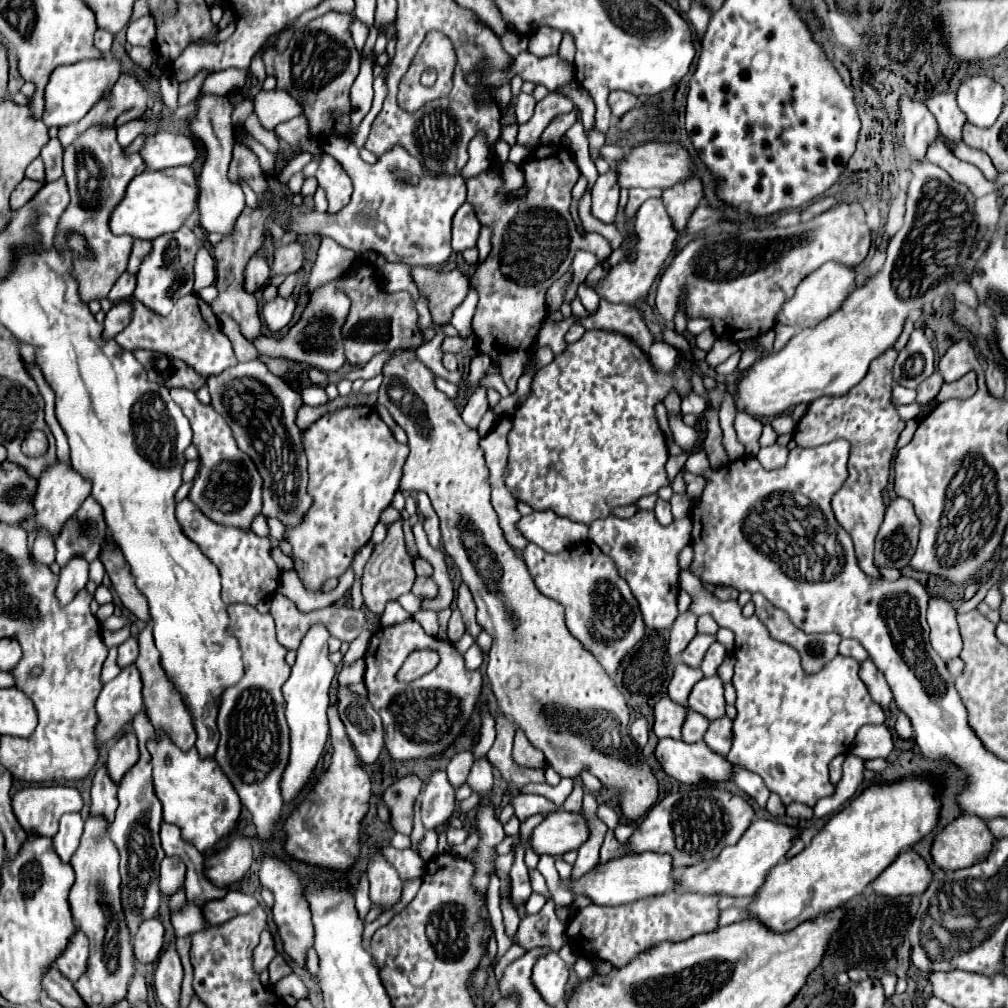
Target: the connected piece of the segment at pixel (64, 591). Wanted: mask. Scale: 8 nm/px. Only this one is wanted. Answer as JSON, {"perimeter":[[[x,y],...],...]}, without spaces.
{"perimeter":[[[74,557],[68,561],[66,567],[60,571],[60,581],[56,587],[56,597],[62,605],[66,605],[80,587],[86,587],[88,583],[88,563],[84,563],[82,557]]]}

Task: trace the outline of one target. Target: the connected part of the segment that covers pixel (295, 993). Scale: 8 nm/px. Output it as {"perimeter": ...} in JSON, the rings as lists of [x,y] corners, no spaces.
{"perimeter":[[[296,973],[286,975],[284,979],[280,979],[280,983],[276,983],[274,989],[276,989],[278,997],[284,997],[284,995],[292,995],[296,999],[306,999],[308,997],[308,989]]]}

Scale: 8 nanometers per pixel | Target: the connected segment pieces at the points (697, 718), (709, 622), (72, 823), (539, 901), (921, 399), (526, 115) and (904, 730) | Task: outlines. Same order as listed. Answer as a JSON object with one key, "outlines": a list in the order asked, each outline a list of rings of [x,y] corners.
{"outlines":[[[[688,711],[688,719],[682,727],[682,737],[686,743],[698,743],[704,739],[704,733],[708,729],[710,721],[704,719],[704,715],[694,715],[692,711]]],[[[702,615],[702,617],[698,617],[698,633],[716,635],[716,631],[718,631],[718,623],[716,623],[710,615]]],[[[68,813],[68,815],[60,817],[58,831],[52,837],[52,849],[64,863],[68,863],[72,853],[76,851],[82,829],[84,829],[84,821],[82,821],[80,813]]],[[[532,893],[530,899],[526,901],[526,915],[534,915],[534,913],[538,913],[538,911],[544,907],[544,903],[546,903],[546,899],[544,899],[542,895]]],[[[934,371],[928,379],[924,379],[924,381],[918,385],[918,389],[916,389],[916,393],[918,393],[918,395],[916,395],[916,401],[918,401],[920,405],[932,403],[932,401],[934,401],[934,397],[938,395],[938,391],[940,391],[942,383],[944,383],[942,375],[940,375],[938,371]]],[[[520,93],[520,97],[516,99],[516,121],[518,121],[518,125],[526,123],[532,117],[534,105],[536,105],[536,101],[534,101],[532,95]]],[[[900,713],[898,715],[898,719],[896,719],[896,725],[894,725],[894,729],[896,729],[896,733],[902,737],[902,739],[910,739],[912,735],[914,735],[914,729],[912,729],[912,723],[910,723],[910,719],[904,715],[904,713]]]]}

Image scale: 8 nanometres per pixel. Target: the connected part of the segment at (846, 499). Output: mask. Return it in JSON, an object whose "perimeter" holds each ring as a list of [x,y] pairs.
{"perimeter":[[[886,349],[878,359],[870,363],[868,375],[848,391],[848,395],[840,397],[820,397],[808,403],[804,417],[798,421],[794,429],[794,443],[798,447],[816,447],[822,443],[830,443],[834,439],[846,439],[850,443],[850,459],[848,459],[848,479],[844,487],[832,497],[832,511],[836,521],[846,529],[846,533],[854,541],[854,551],[858,559],[858,567],[874,579],[882,579],[880,571],[872,563],[874,553],[874,537],[884,517],[884,501],[882,489],[890,477],[890,463],[896,447],[896,439],[904,429],[904,421],[898,417],[896,405],[892,405],[892,363],[896,361],[896,349]]]}

